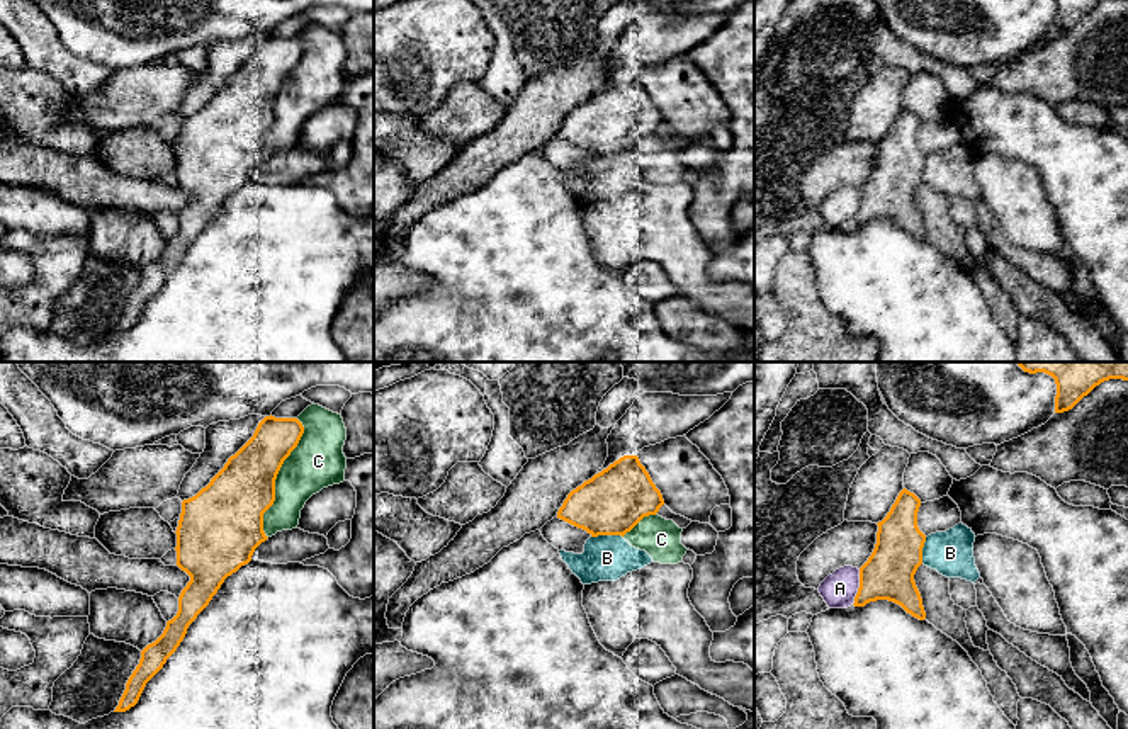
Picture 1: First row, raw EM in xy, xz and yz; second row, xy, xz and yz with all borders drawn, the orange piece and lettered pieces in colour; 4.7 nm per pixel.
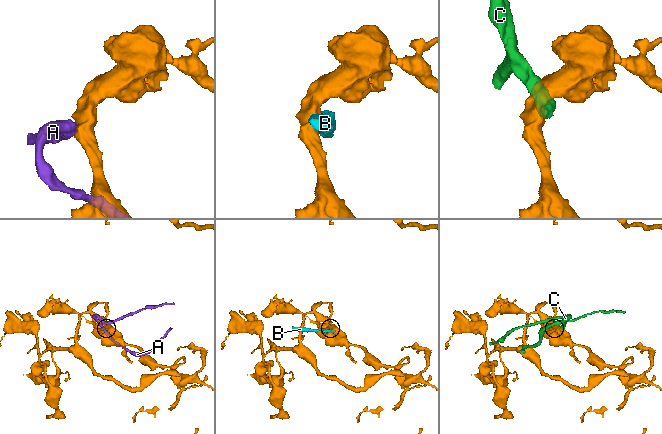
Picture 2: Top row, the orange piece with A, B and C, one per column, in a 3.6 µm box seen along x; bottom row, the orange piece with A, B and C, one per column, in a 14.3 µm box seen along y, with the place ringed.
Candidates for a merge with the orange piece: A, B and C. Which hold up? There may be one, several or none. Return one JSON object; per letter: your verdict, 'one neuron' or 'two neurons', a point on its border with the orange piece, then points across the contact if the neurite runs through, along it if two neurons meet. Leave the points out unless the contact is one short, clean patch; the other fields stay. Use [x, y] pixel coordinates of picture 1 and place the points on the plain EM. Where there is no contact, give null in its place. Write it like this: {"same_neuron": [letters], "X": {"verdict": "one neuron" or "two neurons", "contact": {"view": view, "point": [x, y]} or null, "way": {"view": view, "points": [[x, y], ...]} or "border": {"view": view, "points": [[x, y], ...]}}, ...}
{"same_neuron": [], "A": {"verdict": "two neurons", "contact": {"view": "yz", "point": [860, 206]}, "border": {"view": "yz", "points": [[860, 189], [860, 206], [851, 223]]}}, "B": {"verdict": "two neurons", "contact": {"view": "xz", "point": [607, 153]}, "border": {"view": "xz", "points": [[622, 155], [592, 157]]}}, "C": {"verdict": "two neurons", "contact": {"view": "xy", "point": [276, 97]}}}

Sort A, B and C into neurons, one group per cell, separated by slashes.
A B C

